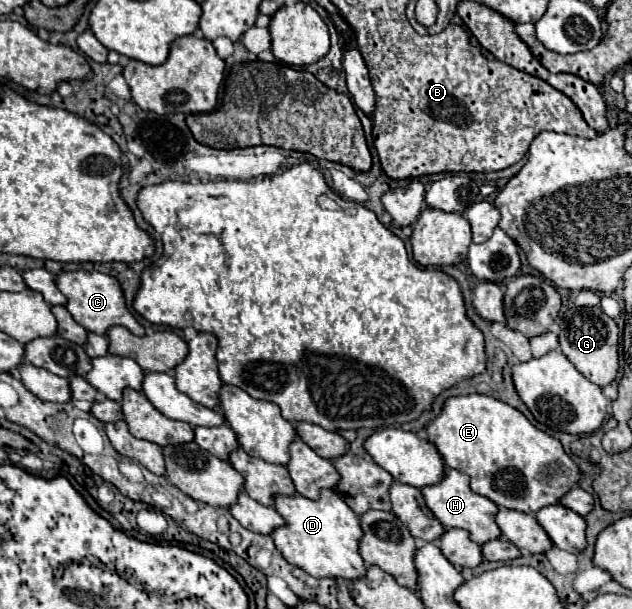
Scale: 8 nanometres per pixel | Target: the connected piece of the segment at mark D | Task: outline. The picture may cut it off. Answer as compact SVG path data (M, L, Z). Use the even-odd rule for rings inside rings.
M323 489L317 501L307 497L275 497L275 509L285 519L285 527L273 531L273 541L283 557L305 569L313 577L333 577L333 579L361 579L365 577L367 565L359 555L359 543L363 539L359 515L333 491Z

